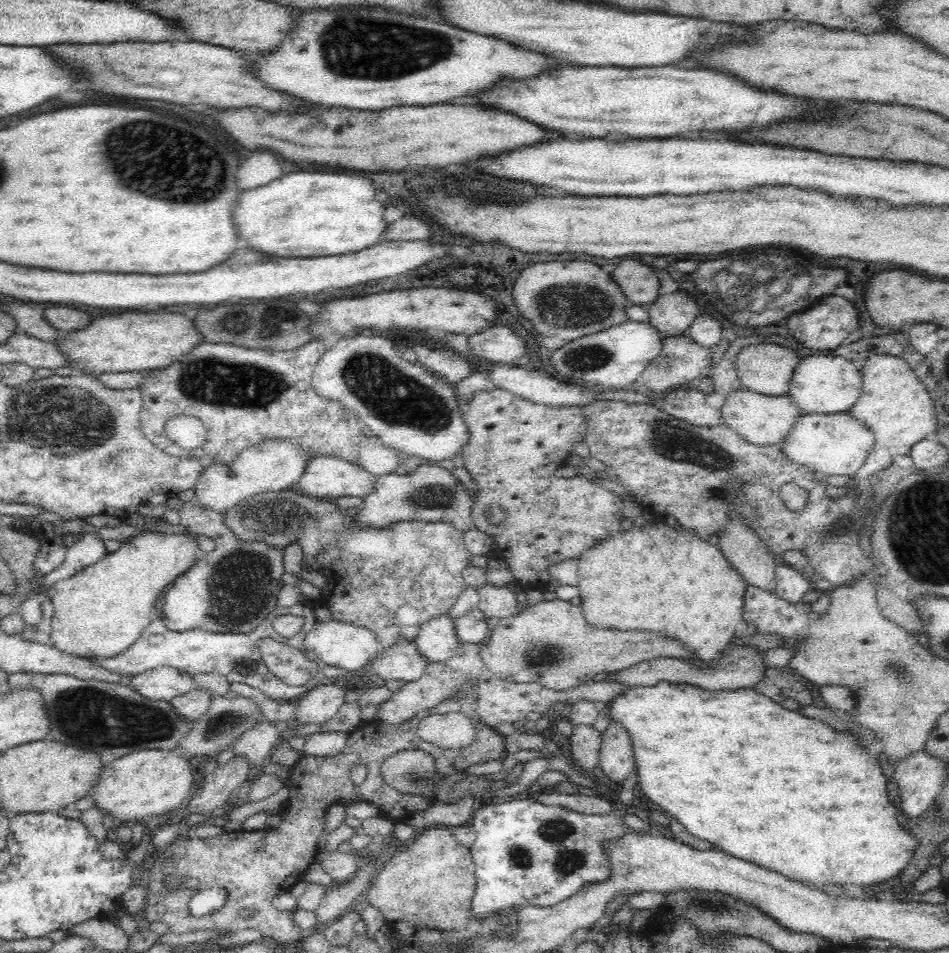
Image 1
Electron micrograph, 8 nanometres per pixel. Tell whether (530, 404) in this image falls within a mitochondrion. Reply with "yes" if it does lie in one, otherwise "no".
no

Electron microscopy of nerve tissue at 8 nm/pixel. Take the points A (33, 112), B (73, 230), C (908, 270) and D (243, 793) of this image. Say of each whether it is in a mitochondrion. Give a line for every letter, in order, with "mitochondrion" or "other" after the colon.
A: other
B: other
C: other
D: other

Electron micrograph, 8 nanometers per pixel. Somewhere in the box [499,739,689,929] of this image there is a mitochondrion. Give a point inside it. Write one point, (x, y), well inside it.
(562, 849)

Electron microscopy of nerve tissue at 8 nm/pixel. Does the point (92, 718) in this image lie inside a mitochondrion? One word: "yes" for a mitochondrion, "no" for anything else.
yes

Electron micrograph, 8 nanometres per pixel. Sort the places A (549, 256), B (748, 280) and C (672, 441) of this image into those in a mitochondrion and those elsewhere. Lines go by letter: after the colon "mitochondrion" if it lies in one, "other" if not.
A: other
B: mitochondrion
C: mitochondrion

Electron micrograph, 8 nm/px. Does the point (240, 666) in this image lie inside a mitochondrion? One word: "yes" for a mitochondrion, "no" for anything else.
yes

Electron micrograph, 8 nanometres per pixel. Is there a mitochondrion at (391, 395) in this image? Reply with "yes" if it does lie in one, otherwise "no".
yes

